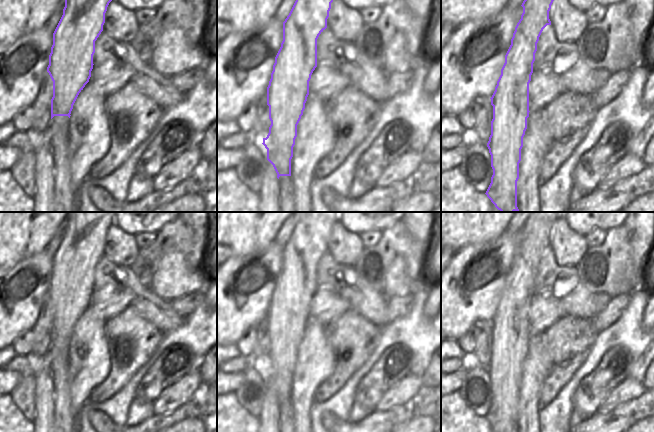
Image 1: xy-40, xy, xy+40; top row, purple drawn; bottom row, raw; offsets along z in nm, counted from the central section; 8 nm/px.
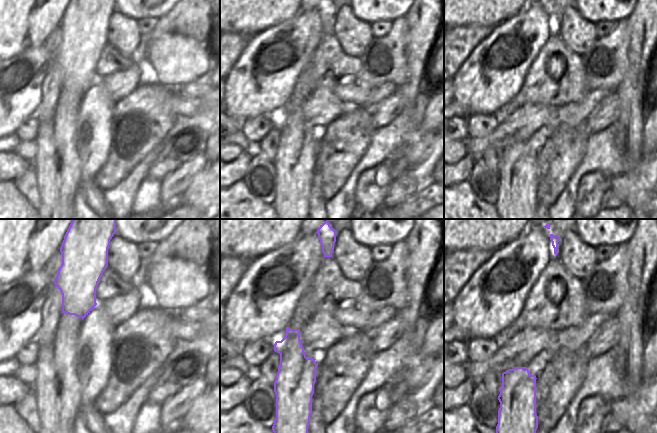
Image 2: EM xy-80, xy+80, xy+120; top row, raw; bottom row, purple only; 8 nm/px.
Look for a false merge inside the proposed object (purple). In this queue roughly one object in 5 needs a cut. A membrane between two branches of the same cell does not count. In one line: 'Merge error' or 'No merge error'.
No merge error.

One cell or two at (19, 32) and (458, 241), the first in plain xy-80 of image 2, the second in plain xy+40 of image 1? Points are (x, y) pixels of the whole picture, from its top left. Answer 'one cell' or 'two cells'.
one cell

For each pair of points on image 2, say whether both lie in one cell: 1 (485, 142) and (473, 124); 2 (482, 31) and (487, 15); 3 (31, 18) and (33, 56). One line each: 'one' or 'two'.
1: two
2: two
3: two

